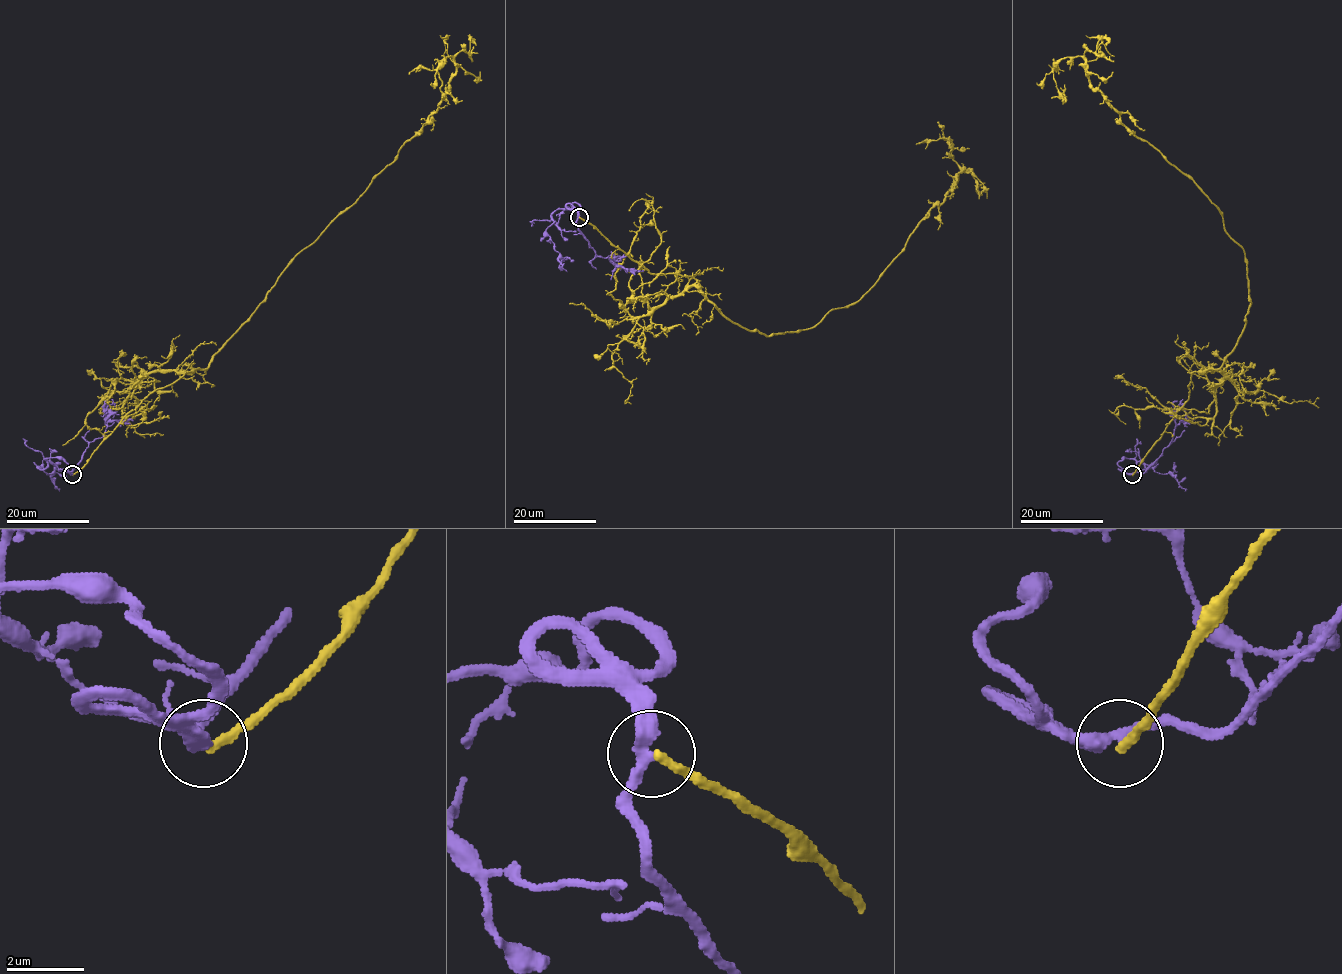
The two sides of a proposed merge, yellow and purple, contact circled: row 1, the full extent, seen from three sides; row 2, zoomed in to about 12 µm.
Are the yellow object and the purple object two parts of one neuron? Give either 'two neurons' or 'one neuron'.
two neurons

